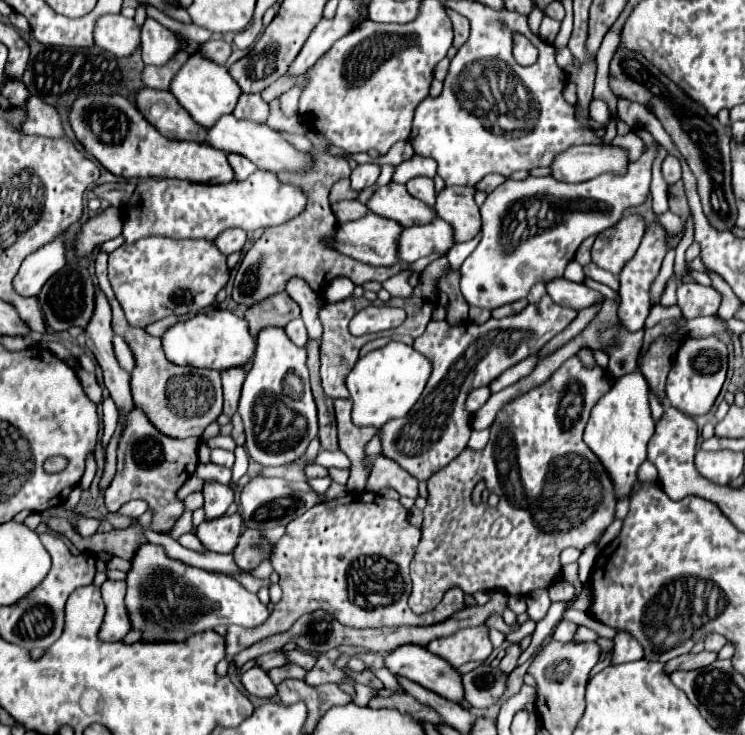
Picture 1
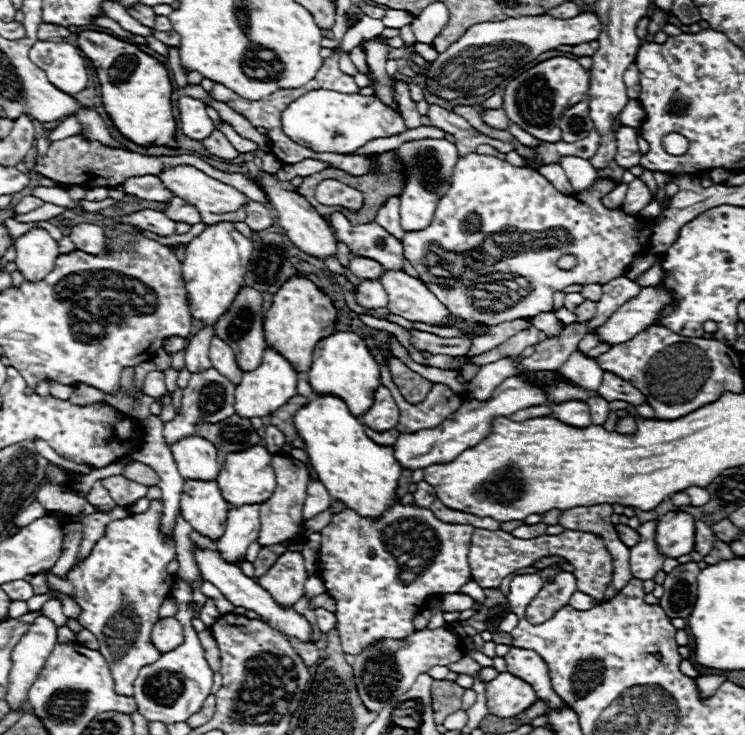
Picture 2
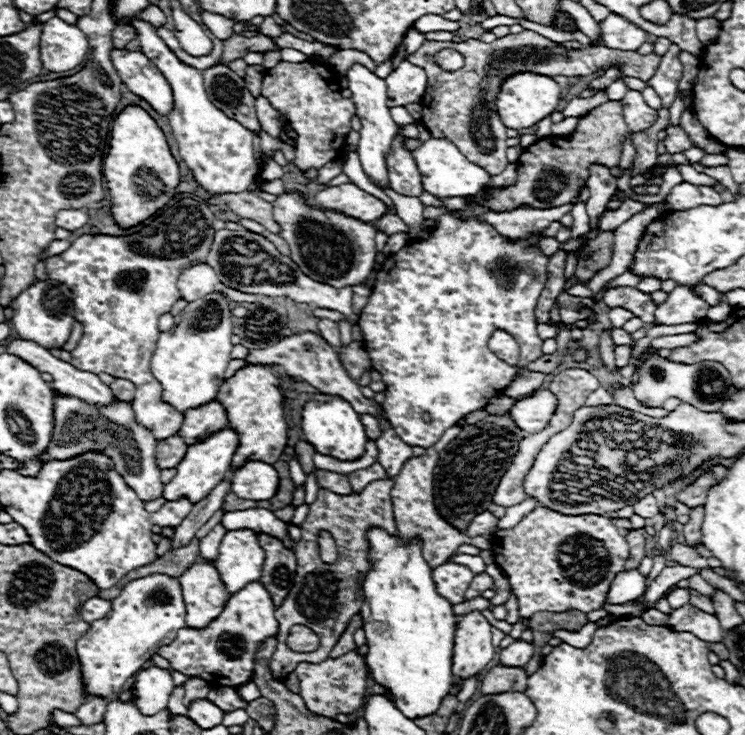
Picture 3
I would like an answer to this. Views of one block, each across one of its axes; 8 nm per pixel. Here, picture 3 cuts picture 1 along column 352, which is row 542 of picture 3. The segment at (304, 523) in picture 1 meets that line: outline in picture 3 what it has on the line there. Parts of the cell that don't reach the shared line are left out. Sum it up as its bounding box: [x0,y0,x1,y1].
[492,506,628,618]

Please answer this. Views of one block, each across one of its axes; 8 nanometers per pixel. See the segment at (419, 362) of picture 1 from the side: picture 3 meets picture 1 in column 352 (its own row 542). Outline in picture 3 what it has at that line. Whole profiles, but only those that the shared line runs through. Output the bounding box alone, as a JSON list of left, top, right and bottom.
[360,526,454,716]

